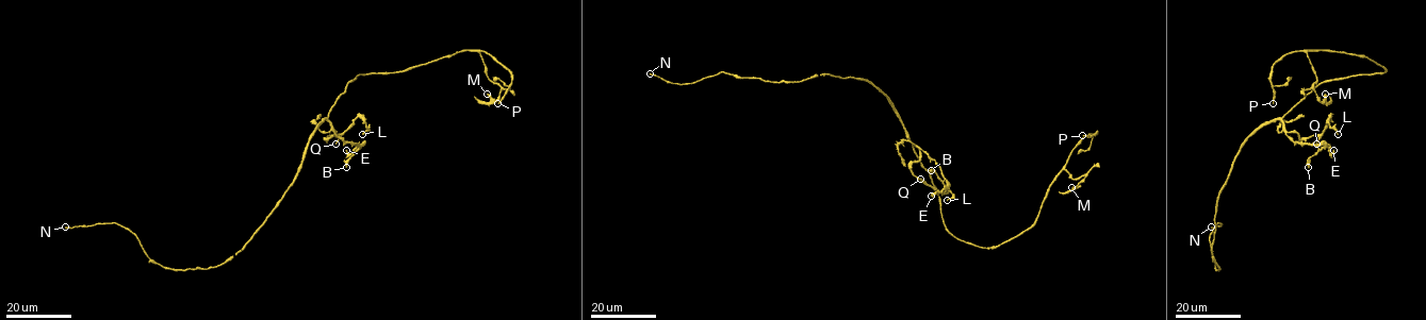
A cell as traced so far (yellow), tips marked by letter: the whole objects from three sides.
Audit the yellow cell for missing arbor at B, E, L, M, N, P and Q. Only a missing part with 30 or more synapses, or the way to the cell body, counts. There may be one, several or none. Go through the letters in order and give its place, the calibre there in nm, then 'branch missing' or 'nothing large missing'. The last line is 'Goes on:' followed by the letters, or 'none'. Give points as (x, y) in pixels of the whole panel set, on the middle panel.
B: (931, 170) | 380 nm | nothing large missing
E: (931, 196) | 170 nm | nothing large missing
L: (947, 200) | 240 nm | nothing large missing
M: (1071, 187) | 360 nm | nothing large missing
N: (650, 73) | 240 nm | nothing large missing
P: (1082, 135) | 200 nm | branch missing
Q: (920, 179) | 130 nm | nothing large missing
Goes on: P

